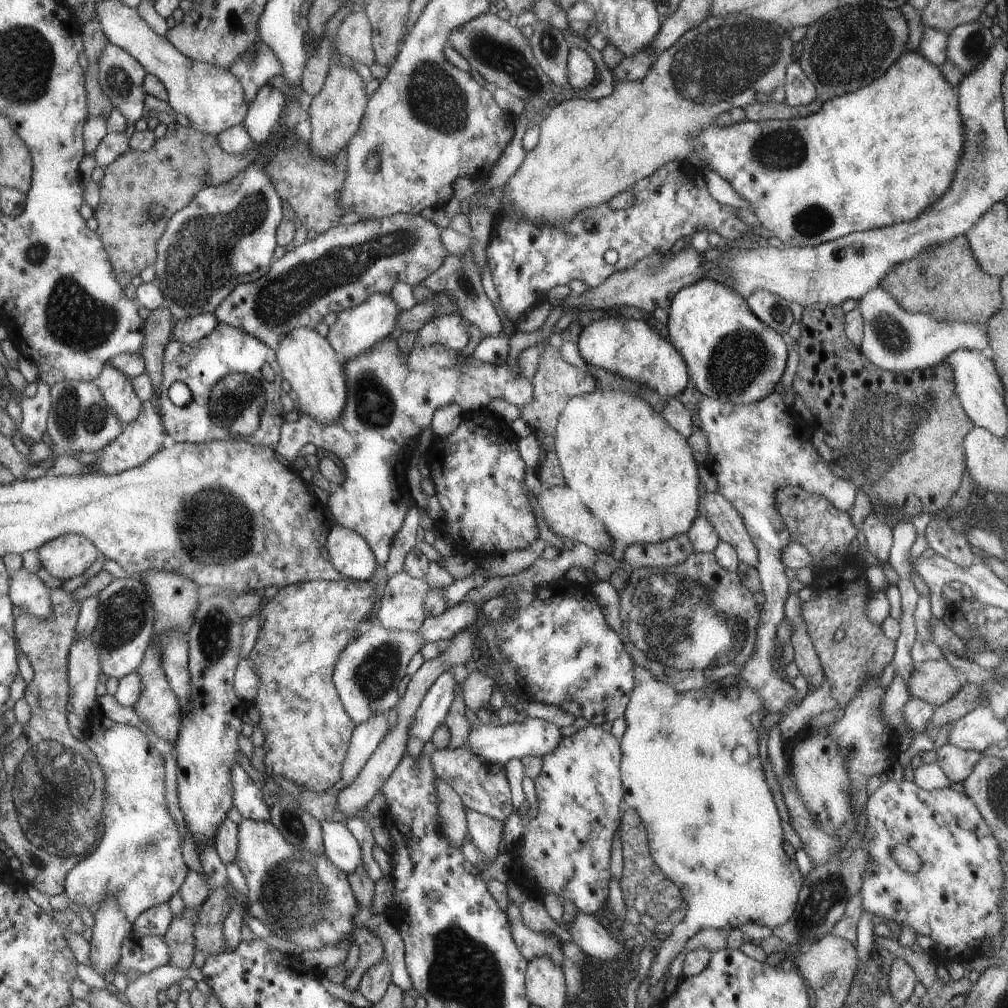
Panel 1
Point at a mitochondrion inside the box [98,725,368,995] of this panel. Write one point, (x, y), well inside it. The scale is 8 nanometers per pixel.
(288, 894)

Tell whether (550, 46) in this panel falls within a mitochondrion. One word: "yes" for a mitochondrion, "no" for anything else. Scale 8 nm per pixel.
yes

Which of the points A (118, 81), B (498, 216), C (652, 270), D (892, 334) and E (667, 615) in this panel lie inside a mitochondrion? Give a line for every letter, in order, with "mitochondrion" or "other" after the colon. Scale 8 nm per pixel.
A: mitochondrion
B: other
C: mitochondrion
D: mitochondrion
E: mitochondrion

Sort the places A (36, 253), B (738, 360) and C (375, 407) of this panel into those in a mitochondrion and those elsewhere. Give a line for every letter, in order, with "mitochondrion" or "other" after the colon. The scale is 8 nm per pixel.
A: mitochondrion
B: mitochondrion
C: mitochondrion

